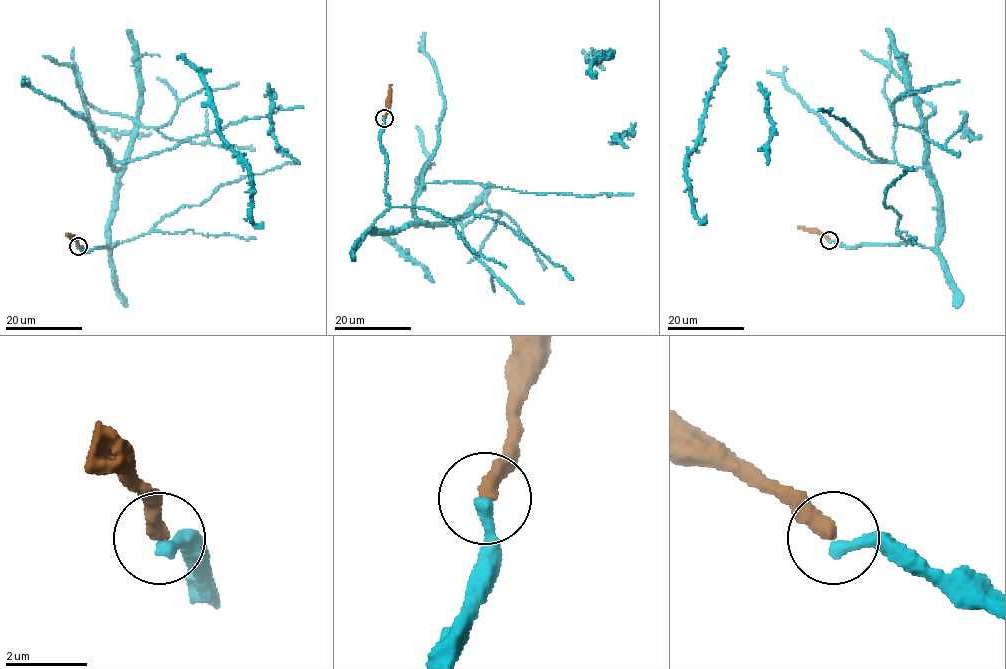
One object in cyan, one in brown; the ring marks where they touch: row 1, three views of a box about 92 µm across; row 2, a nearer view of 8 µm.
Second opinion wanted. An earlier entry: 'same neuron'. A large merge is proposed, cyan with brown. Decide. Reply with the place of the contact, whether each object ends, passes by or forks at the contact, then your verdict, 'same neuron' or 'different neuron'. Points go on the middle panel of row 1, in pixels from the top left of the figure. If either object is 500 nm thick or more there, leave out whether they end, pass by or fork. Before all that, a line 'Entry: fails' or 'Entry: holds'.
Entry: holds
place (384, 118); cyan ends; brown ends; same neuron

